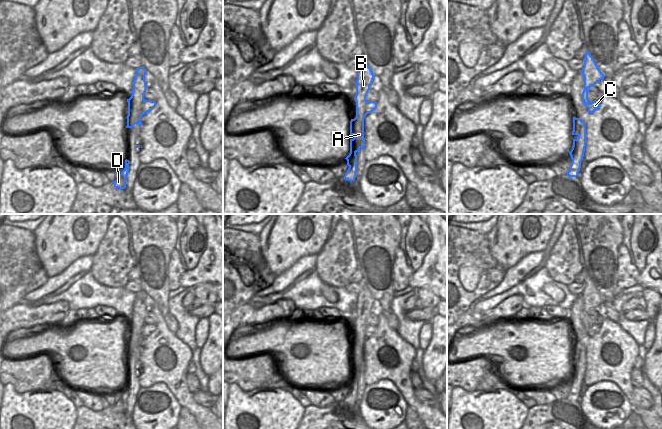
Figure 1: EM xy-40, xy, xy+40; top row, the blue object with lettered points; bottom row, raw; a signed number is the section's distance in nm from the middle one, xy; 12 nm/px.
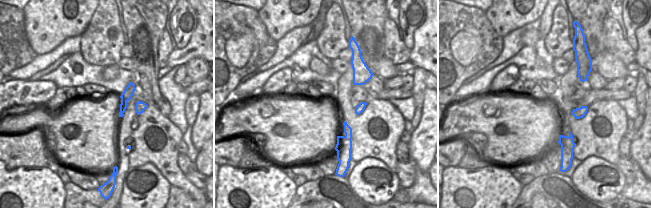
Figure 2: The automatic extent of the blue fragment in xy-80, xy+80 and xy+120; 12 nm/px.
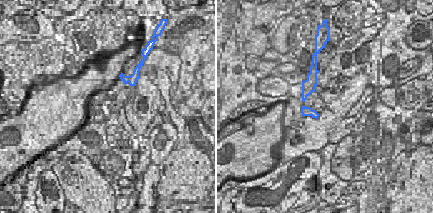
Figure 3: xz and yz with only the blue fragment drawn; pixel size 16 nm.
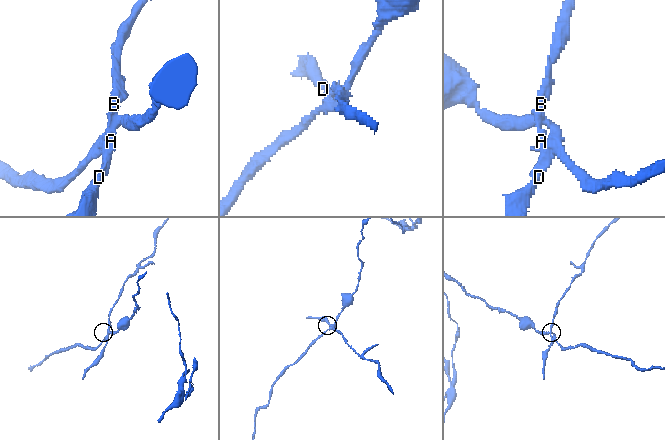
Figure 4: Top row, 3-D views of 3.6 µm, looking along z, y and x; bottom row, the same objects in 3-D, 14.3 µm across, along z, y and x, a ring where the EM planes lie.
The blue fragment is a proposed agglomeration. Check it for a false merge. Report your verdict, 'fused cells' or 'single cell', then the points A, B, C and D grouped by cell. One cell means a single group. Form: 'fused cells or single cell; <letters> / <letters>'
fused cells; A B D / C

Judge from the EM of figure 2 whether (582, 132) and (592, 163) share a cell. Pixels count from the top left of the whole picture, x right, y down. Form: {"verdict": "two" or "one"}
{"verdict": "two"}

